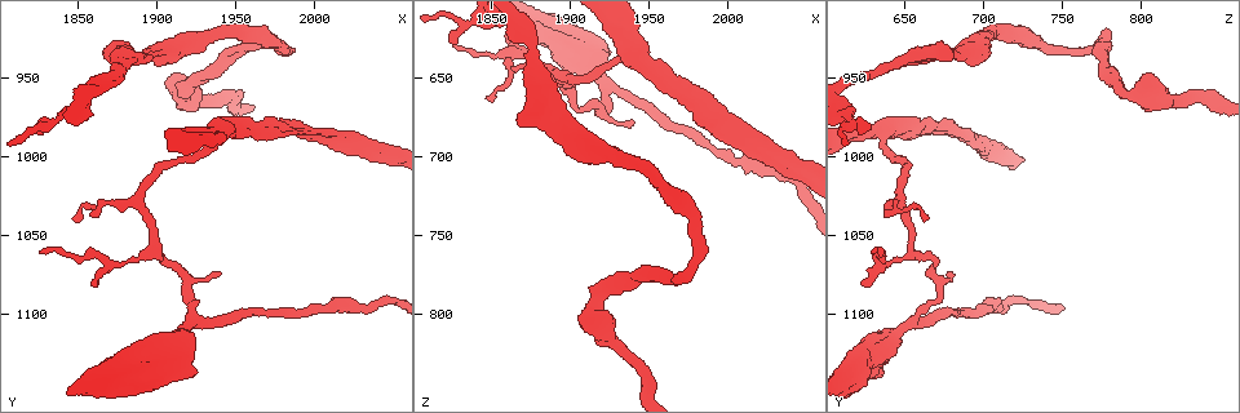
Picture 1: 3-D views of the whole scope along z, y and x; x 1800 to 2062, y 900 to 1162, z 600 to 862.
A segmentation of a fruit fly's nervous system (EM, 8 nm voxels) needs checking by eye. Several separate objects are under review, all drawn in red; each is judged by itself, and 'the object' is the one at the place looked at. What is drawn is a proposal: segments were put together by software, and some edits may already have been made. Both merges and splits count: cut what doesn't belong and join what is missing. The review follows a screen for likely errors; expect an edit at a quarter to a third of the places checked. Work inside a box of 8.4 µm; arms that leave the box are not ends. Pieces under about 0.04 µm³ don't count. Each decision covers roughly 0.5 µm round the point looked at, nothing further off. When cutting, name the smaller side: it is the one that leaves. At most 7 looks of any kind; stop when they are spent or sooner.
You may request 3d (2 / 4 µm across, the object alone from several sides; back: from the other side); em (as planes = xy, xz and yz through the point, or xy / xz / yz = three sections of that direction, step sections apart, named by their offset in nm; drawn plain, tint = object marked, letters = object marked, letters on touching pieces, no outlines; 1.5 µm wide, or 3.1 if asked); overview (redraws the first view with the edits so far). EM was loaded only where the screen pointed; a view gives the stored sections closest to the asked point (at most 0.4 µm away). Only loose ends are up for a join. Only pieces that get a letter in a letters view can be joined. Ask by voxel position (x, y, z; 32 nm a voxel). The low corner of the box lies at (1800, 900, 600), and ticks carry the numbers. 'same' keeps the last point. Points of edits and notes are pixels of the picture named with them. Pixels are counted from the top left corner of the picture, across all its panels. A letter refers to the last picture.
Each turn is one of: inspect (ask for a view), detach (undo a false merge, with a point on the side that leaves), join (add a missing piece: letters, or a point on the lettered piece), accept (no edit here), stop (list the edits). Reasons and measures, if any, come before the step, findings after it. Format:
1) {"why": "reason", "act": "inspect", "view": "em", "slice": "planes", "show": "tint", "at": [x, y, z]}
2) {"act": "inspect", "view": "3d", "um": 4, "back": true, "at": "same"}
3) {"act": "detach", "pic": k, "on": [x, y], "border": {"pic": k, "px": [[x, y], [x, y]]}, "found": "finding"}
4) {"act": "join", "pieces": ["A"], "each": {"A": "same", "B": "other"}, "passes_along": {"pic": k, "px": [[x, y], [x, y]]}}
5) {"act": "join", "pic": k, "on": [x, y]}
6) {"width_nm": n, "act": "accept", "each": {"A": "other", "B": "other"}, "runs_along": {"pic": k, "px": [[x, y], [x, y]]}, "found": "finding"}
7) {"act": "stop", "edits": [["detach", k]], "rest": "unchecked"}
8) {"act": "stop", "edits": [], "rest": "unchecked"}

{"why": "an open end", "act": "inspect", "view": "3d", "um": 4, "at": [1906, 1144, 620]}

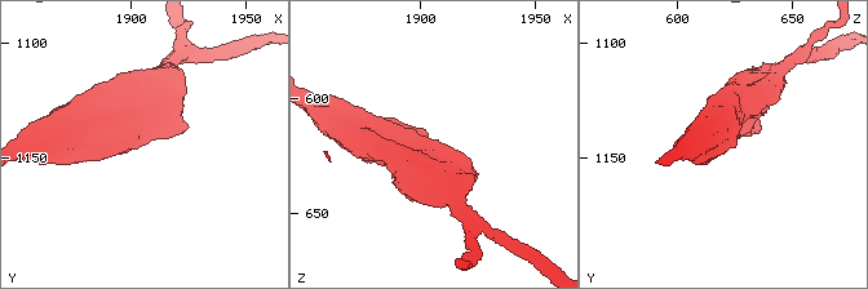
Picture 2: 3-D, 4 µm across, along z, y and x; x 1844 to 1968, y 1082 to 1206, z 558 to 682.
{"why": "shape alone is not enough", "act": "inspect", "view": "em", "slice": "planes", "show": "letters", "at": [1906, 1143, 621]}

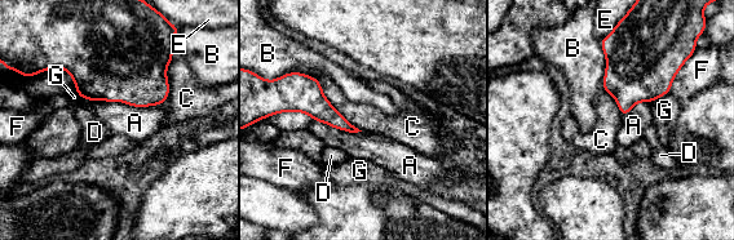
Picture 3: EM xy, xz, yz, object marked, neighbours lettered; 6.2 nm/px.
{"longest_contact_nm": ["A", 440], "act": "accept", "each": {"A": "other", "B": "other", "C": "other", "D": "other", "E": "other", "F": "other", "G": "other"}, "border": {"pic": 3, "px": [[602, 88], [614, 98], [623, 116]]}, "found": "no lettered piece goes on from it"}

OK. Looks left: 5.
{"why": "free end", "act": "inspect", "view": "3d", "um": 2, "at": [1826, 1062, 630]}

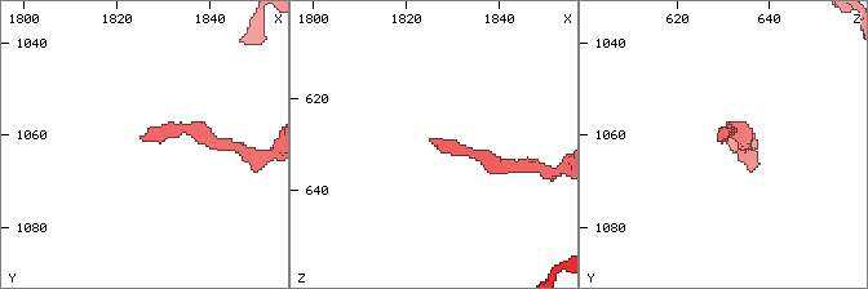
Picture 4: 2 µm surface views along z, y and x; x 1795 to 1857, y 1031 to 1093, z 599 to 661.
{"act": "inspect", "view": "em", "slice": "planes", "show": "letters", "at": [1827, 1061, 629]}

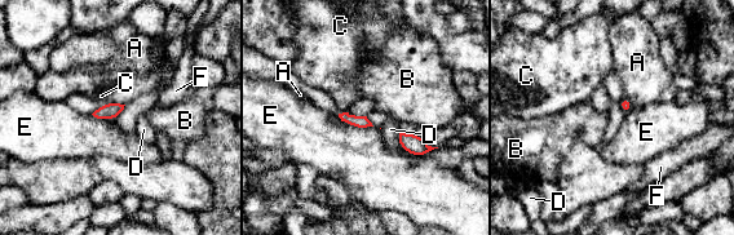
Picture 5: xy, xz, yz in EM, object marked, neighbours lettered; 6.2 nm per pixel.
{"act": "accept", "each": {"A": "other", "B": "other", "C": "other", "D": "other", "E": "other", "F": "other"}, "border": {"pic": 5, "px": [[341, 120], [358, 127], [372, 127]]}, "found": "none of them fits"}

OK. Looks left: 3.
{"why": "sharp bend", "act": "inspect", "view": "em", "slice": "xz", "step": 4, "show": "letters", "at": [1900, 1060, 656]}

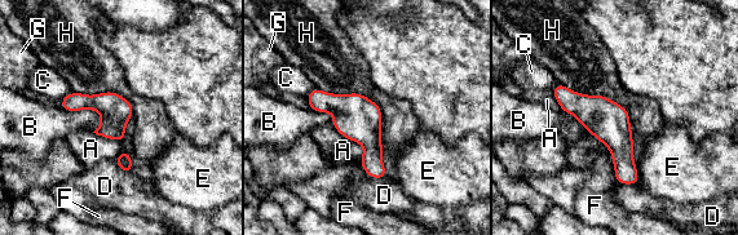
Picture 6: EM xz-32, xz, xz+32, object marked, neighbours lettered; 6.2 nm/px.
{"longest_contact_nm": ["H", 600], "act": "accept", "each": {"A": "other", "B": "other", "C": "other", "D": "other", "E": "other", "F": "other", "G": "other", "H": "other"}, "runs_along": {"pic": 6, "px": [[556, 92], [621, 145], [635, 180]]}, "found": "one neuron here"}

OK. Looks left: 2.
{"act": "stop", "edits": [], "rest": "unchecked"}

